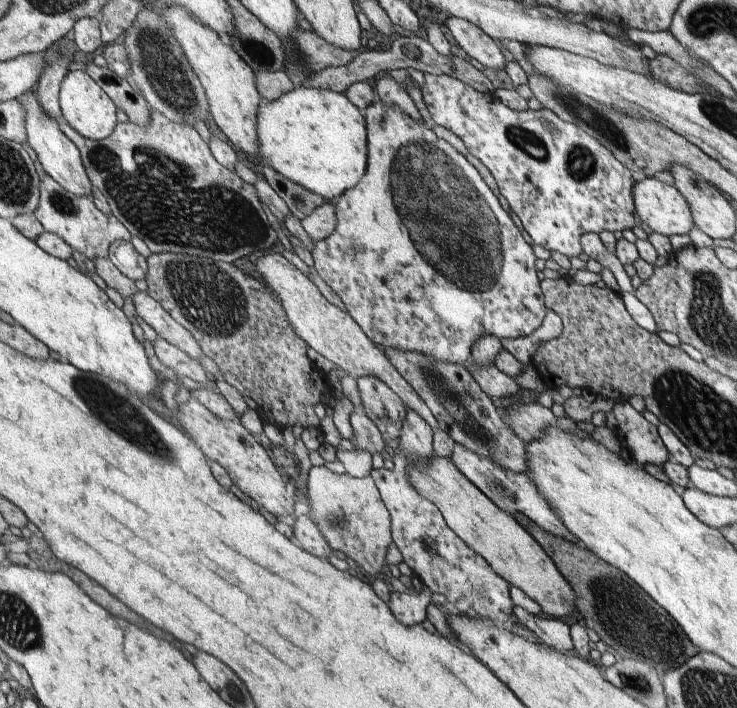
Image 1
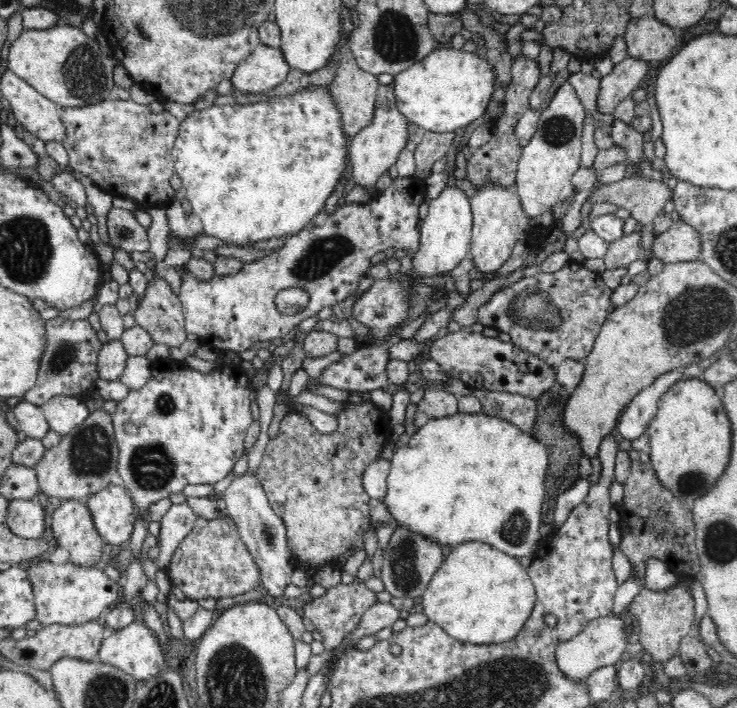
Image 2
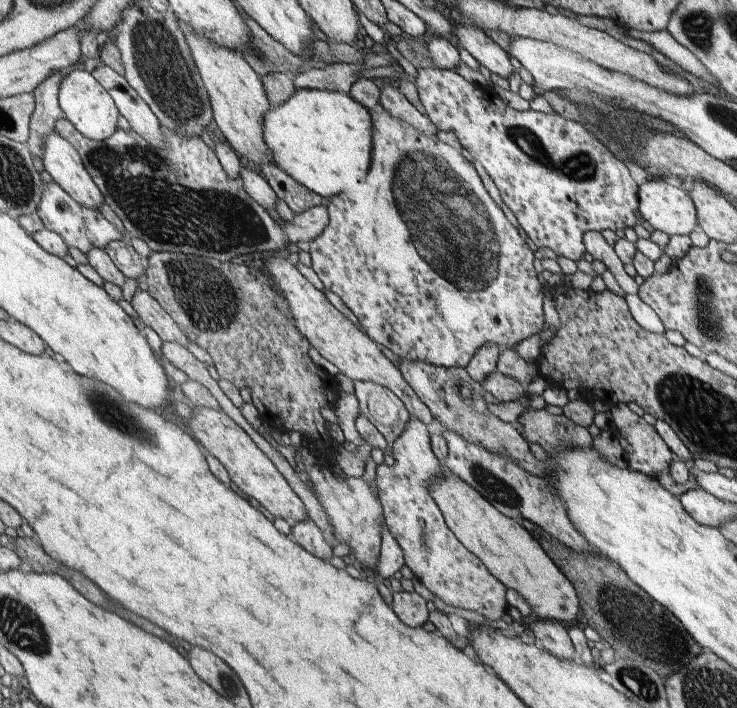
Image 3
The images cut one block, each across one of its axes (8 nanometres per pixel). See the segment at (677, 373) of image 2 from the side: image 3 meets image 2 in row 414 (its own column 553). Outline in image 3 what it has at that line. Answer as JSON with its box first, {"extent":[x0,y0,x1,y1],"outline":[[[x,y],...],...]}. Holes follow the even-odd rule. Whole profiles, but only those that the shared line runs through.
{"extent":[525,619,578,659],"outline":[[[539,619],[525,626],[531,629],[541,648],[546,649],[550,654],[563,659],[578,657],[564,623]]]}

